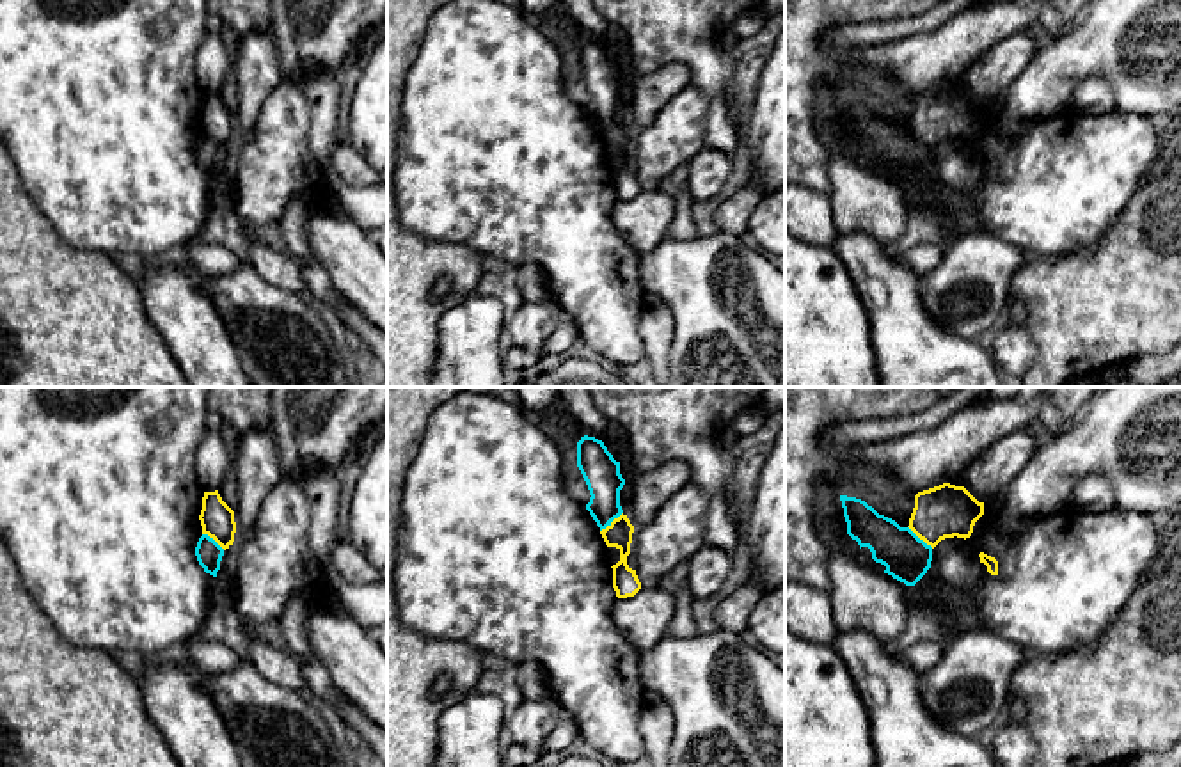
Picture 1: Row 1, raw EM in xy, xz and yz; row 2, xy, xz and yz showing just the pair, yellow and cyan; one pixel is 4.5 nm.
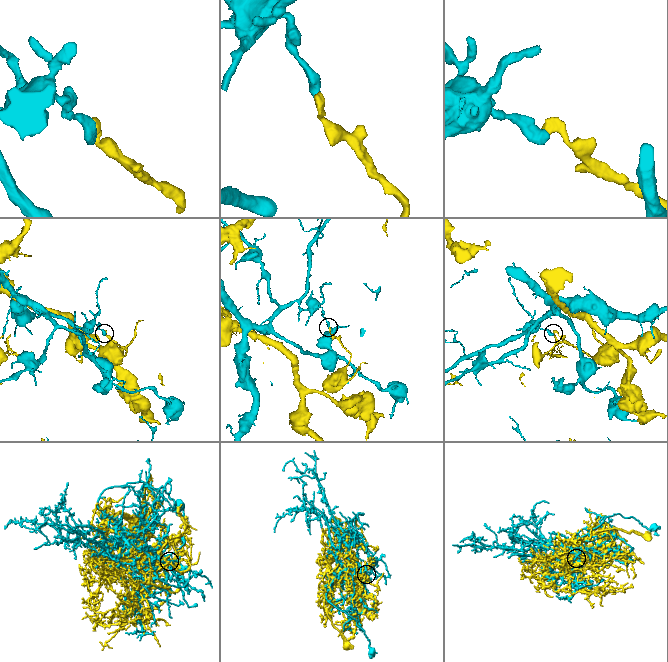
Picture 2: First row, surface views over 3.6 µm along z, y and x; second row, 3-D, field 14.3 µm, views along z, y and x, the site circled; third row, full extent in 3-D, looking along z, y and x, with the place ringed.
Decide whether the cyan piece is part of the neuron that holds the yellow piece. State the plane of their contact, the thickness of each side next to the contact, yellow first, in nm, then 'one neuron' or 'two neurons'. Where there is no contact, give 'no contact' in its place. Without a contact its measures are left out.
yz | 240/200 nm | two neurons

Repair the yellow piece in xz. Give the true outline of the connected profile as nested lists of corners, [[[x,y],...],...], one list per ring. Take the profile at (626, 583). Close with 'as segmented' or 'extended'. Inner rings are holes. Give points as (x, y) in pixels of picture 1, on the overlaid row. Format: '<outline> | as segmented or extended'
[[[627,515],[614,518],[606,529],[600,531],[607,547],[616,547],[620,550],[620,561],[613,565],[613,588],[618,598],[634,597],[641,589],[641,582],[627,565],[627,556],[630,554],[634,526]]] | as segmented

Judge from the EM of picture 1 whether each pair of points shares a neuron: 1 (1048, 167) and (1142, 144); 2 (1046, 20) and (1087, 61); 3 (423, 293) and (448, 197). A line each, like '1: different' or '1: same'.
1: same
2: different
3: different

